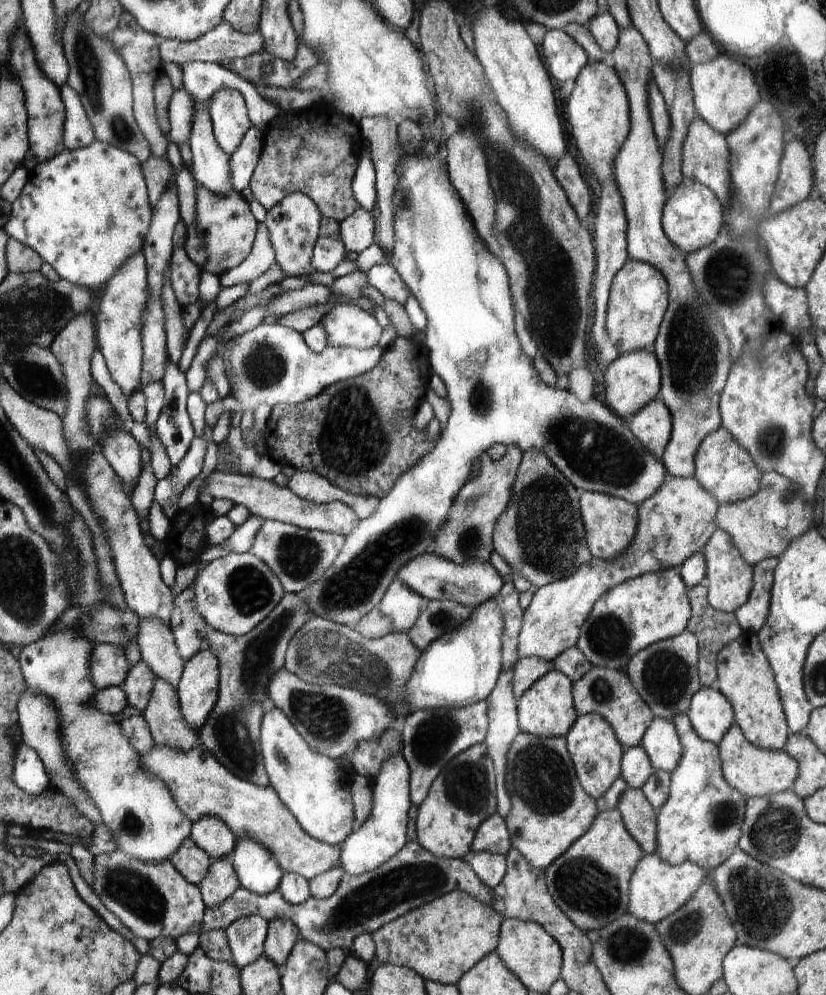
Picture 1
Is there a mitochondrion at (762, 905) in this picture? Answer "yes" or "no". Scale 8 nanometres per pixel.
yes

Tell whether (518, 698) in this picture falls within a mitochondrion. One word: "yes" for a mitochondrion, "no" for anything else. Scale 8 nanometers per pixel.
no

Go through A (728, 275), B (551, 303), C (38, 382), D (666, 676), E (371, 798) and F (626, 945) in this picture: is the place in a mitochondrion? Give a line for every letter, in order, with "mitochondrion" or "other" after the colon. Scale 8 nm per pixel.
A: mitochondrion
B: mitochondrion
C: mitochondrion
D: mitochondrion
E: other
F: mitochondrion

